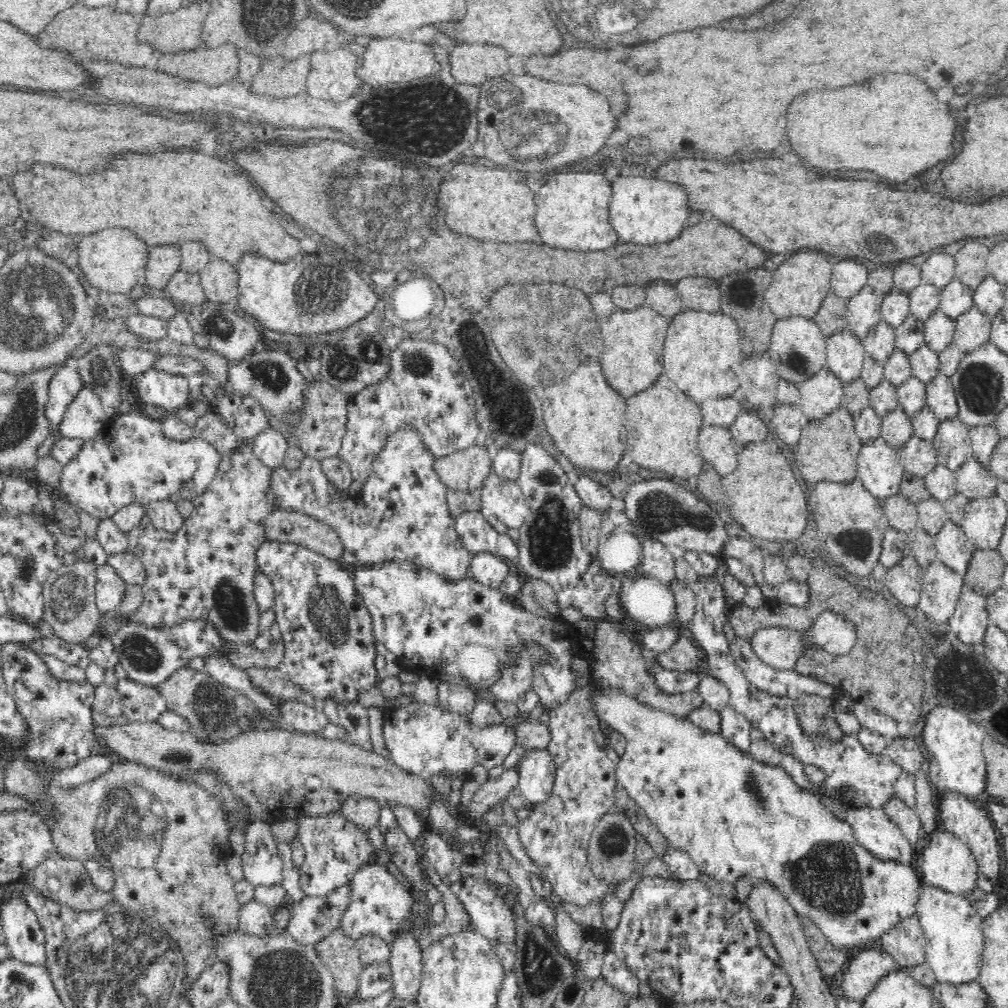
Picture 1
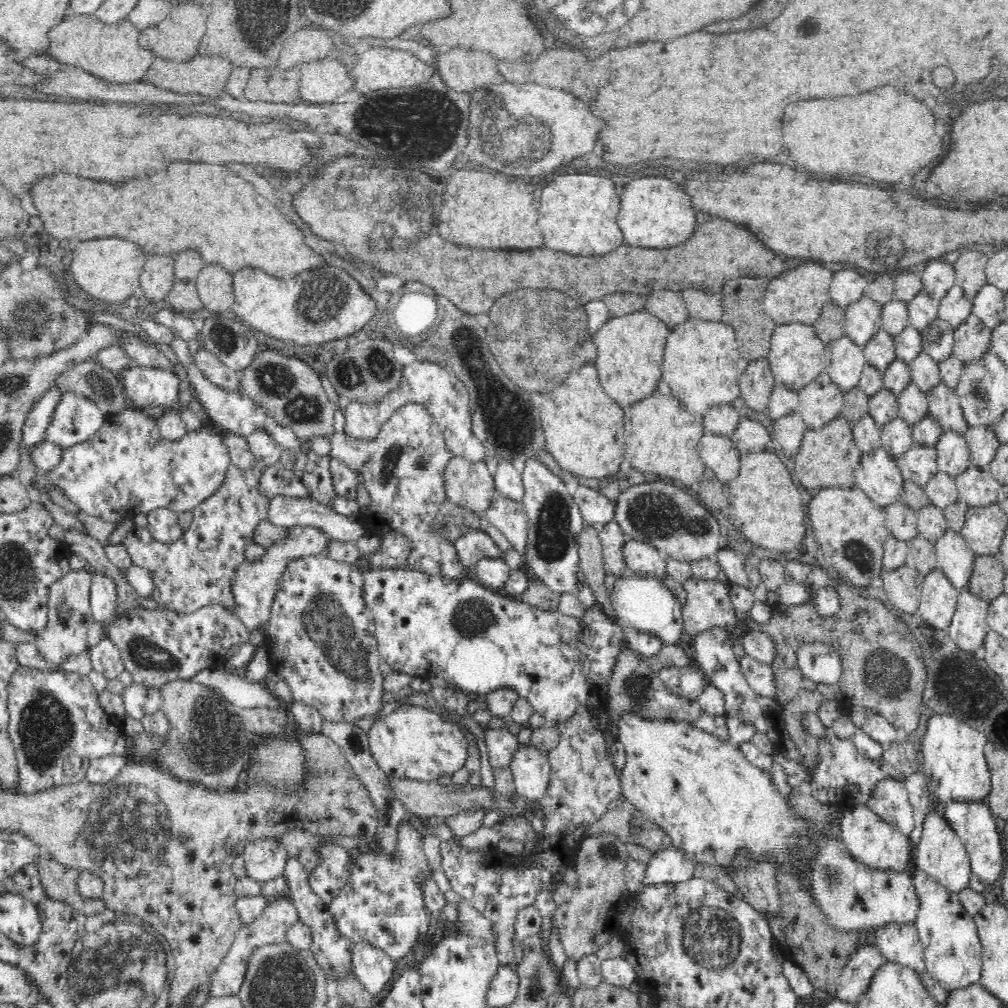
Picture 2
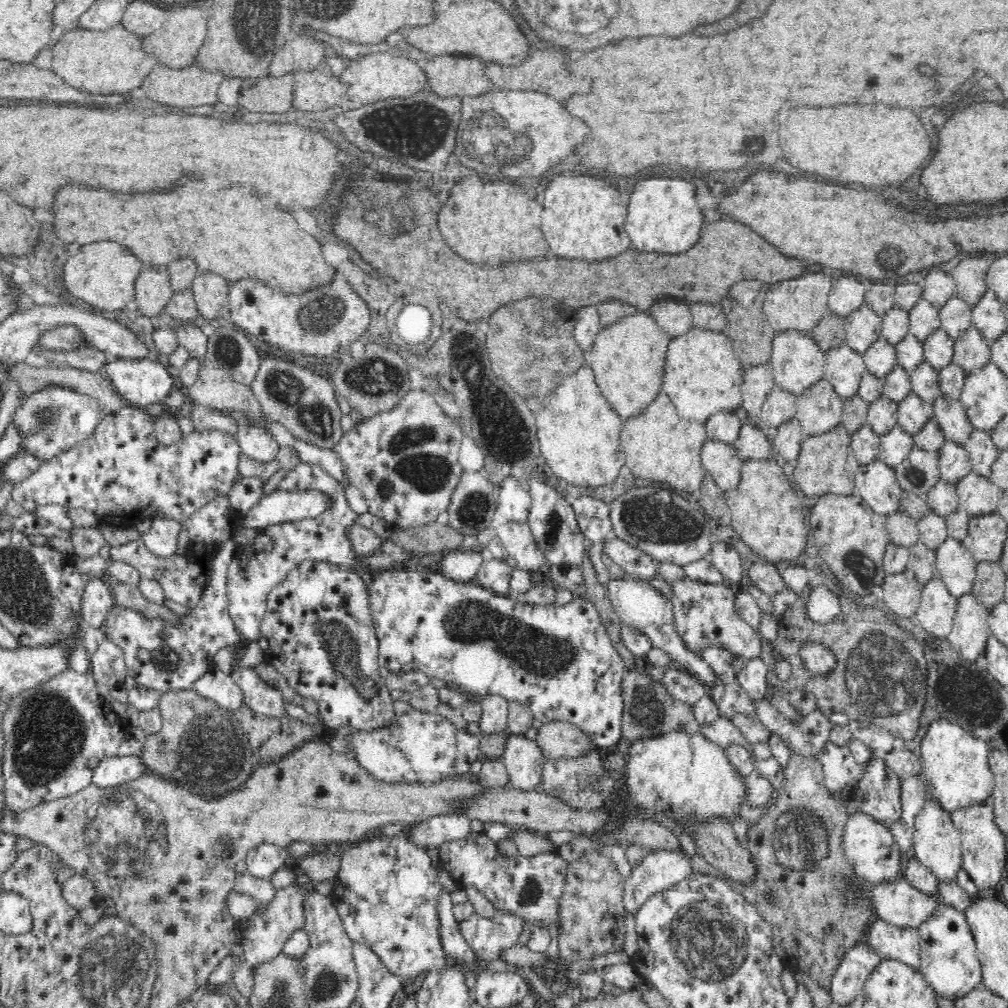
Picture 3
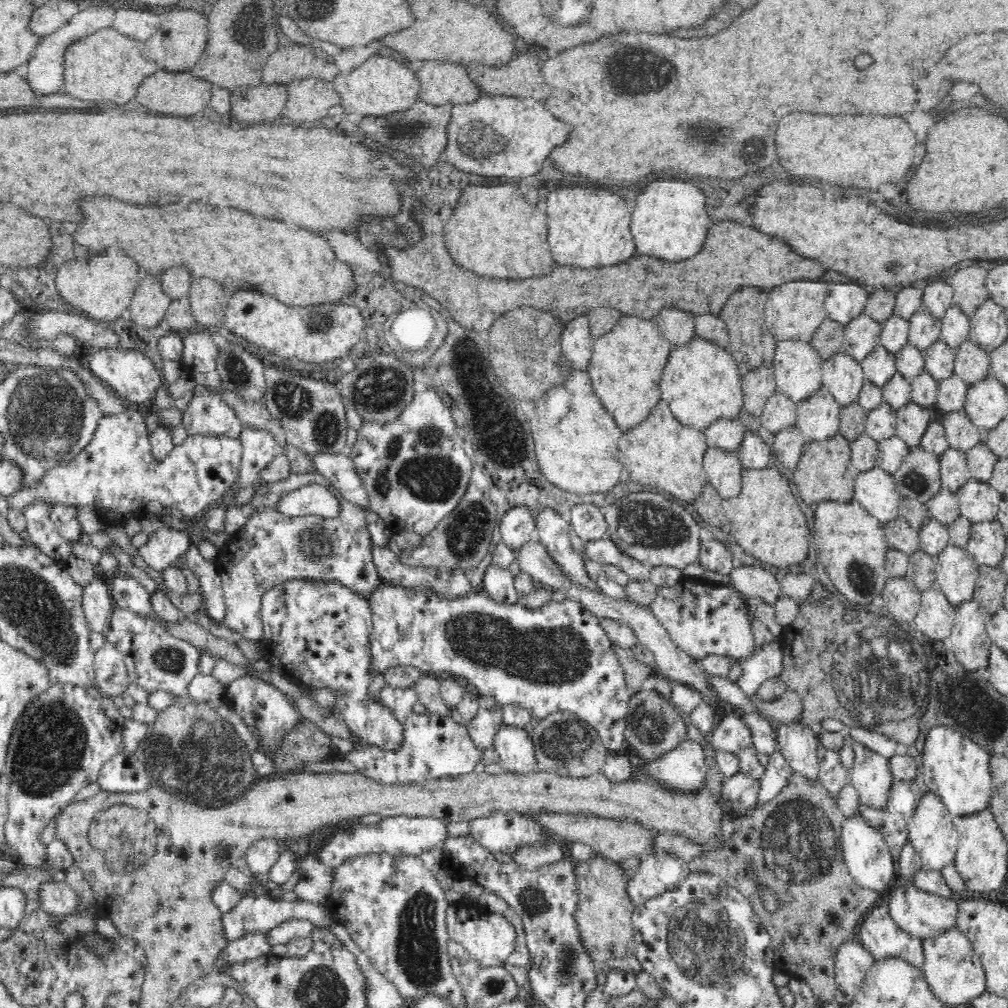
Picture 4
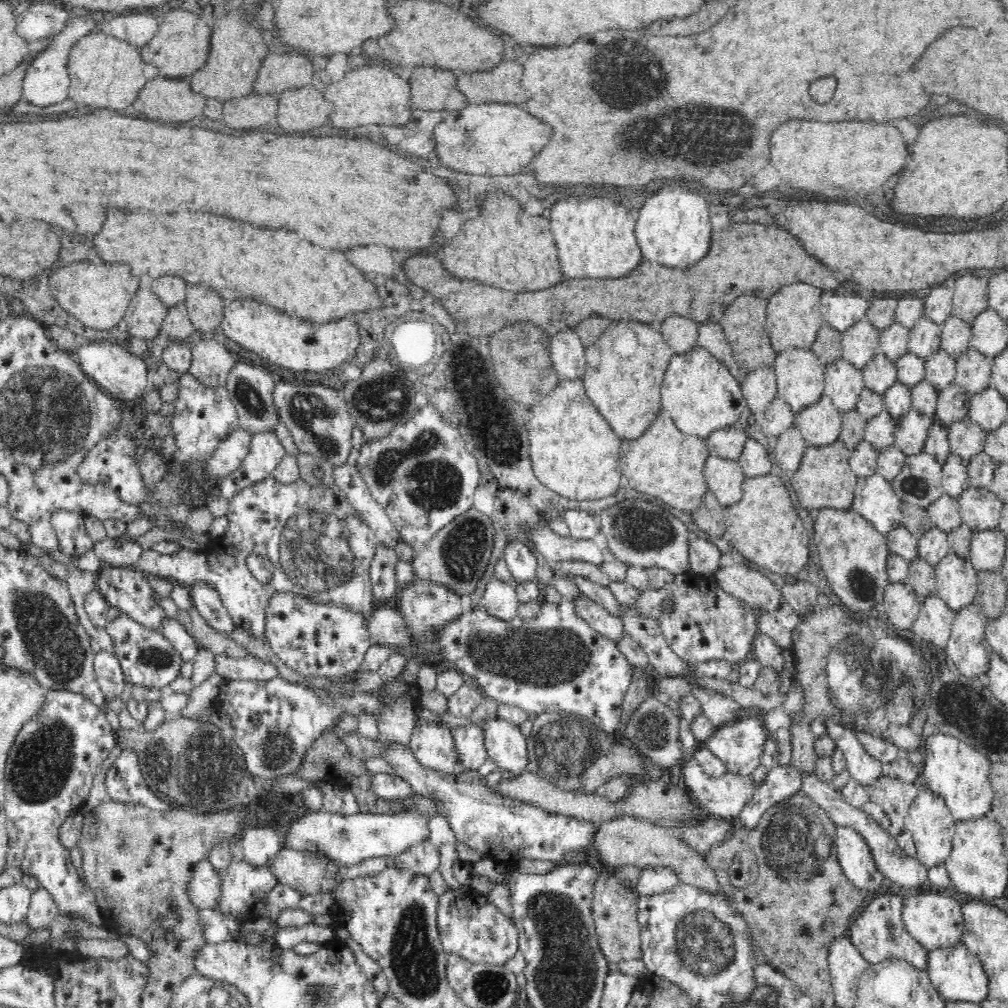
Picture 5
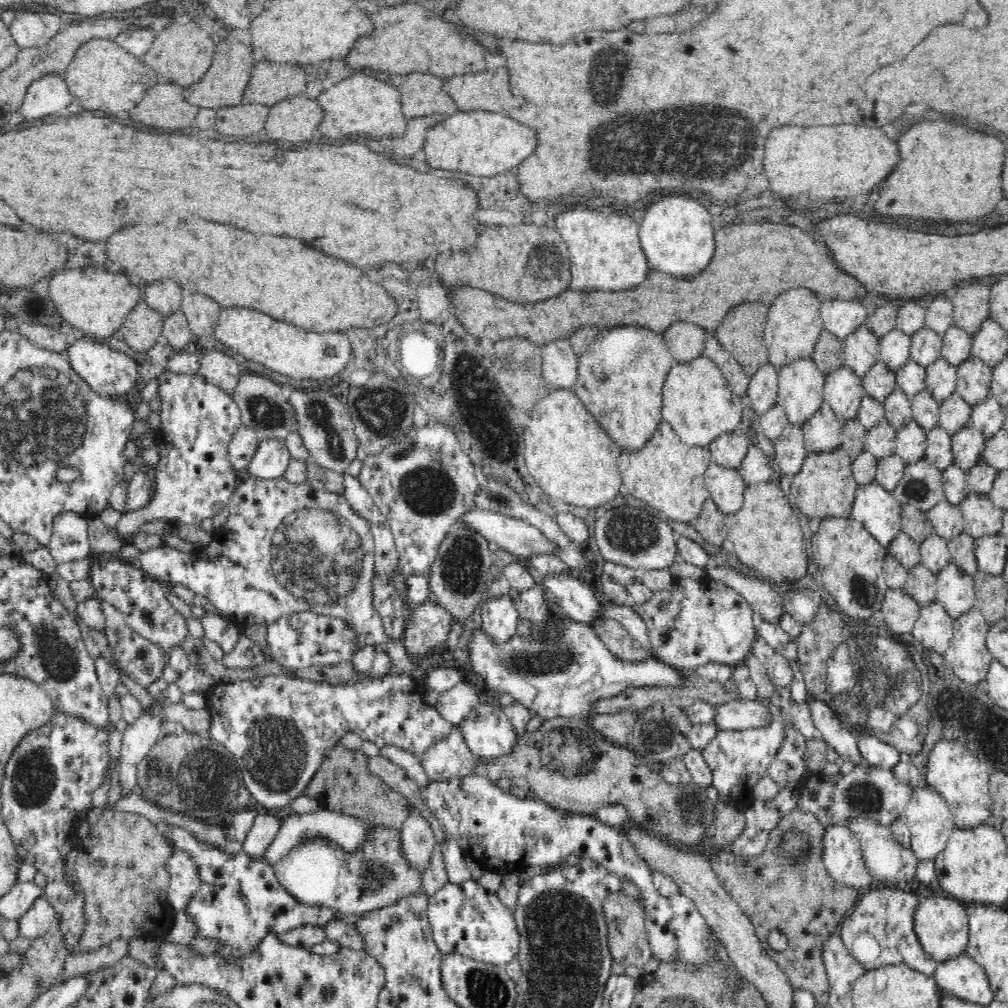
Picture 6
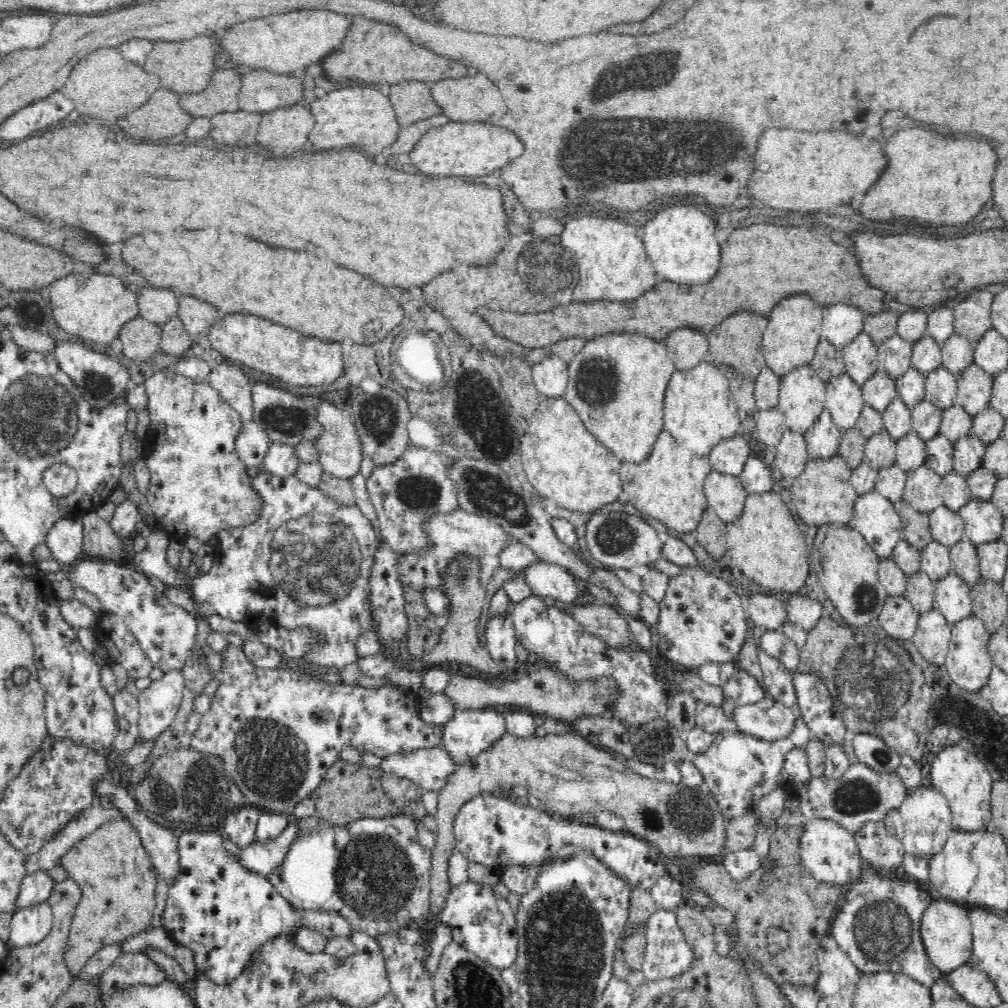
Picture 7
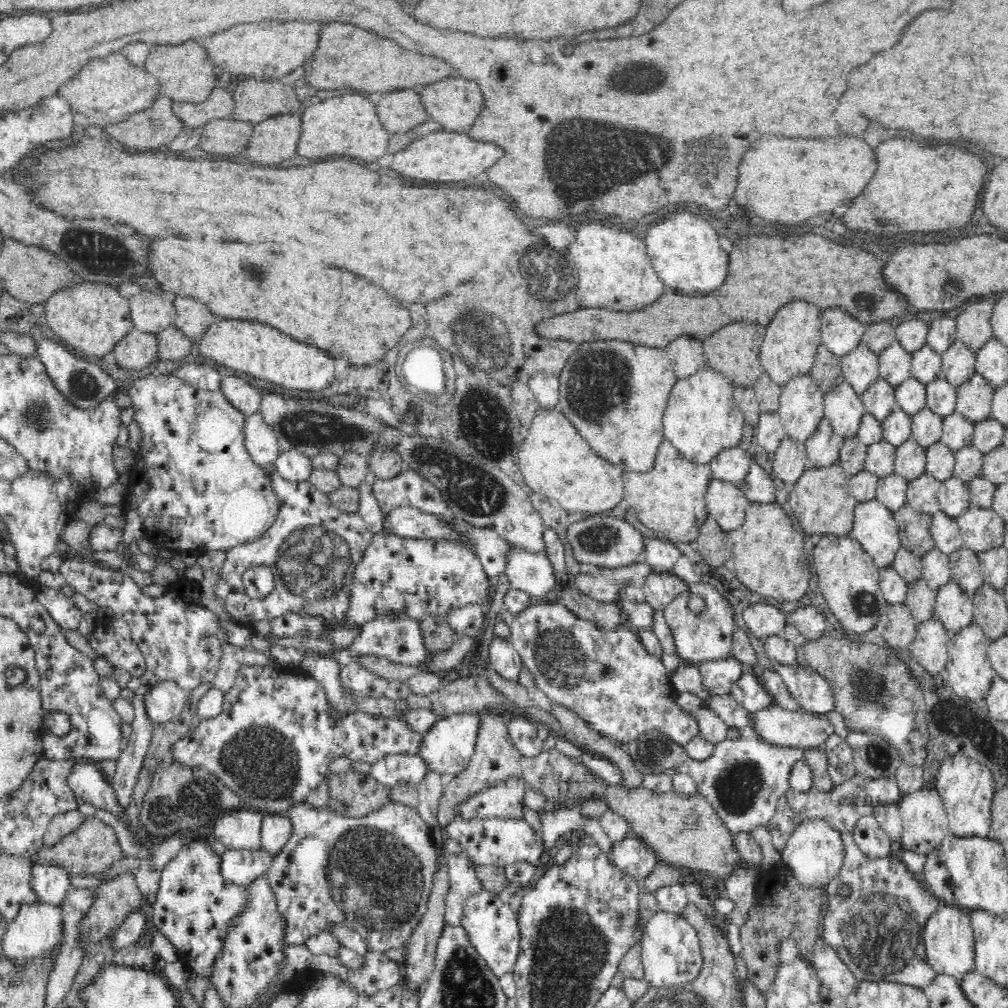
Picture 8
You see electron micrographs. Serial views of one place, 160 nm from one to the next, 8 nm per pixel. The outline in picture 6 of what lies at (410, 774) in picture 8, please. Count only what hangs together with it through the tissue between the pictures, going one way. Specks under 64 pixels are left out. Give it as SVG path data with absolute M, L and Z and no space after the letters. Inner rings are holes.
M452 726L448 736L428 748L420 758L425 774L437 781L471 775L483 764L483 758L472 753L466 743L462 726Z

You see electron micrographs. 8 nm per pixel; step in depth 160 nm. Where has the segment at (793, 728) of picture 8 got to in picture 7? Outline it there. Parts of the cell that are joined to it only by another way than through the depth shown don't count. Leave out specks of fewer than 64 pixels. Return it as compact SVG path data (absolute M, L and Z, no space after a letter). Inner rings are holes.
M766 697L756 704L738 705L732 712L732 728L764 740L786 736L794 726L796 709Z

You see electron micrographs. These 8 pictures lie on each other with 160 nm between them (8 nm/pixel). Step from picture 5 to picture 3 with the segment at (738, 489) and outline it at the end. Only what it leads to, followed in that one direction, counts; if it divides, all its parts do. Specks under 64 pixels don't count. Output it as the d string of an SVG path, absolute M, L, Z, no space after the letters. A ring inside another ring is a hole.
M707 439L702 446L701 464L724 491L734 490L739 483L743 462L733 444Z

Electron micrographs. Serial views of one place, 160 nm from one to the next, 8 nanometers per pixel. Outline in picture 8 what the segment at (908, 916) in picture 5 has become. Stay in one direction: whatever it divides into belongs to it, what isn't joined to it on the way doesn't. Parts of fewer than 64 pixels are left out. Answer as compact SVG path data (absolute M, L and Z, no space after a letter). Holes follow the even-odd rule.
M941 903L936 912L930 913L923 933L925 953L930 966L937 974L961 977L975 966L975 939L969 911Z

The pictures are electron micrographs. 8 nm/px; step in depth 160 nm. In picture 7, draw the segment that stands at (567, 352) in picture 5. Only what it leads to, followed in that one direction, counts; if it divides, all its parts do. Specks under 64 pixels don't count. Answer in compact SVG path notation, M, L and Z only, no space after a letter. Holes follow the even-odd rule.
M549 346L545 349L546 356L532 367L533 382L544 397L563 397L568 389L569 362Z

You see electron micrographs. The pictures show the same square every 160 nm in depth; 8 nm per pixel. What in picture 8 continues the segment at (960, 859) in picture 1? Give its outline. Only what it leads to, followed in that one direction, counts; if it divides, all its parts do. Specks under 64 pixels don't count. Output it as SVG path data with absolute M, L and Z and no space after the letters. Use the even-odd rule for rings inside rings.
M922 787L905 794L898 802L901 814L903 833L898 842L898 849L910 850L924 856L935 852L935 849L946 838L949 832L949 818L944 801L935 788Z

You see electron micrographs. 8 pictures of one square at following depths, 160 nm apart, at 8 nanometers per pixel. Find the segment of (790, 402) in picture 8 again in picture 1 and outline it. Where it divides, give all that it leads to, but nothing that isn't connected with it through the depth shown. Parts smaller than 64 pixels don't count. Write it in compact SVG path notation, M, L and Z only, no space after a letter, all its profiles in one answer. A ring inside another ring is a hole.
M791 316L775 323L771 331L768 354L782 379L802 384L827 364L826 339L812 318Z

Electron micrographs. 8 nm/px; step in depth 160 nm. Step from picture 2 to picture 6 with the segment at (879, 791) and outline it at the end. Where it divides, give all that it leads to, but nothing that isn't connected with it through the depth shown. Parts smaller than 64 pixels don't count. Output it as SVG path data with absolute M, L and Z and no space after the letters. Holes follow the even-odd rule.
M809 698L807 704L814 719L814 725L819 730L819 737L823 738L843 760L852 762L855 767L867 766L859 751L857 737L854 738L841 720L834 716L834 711L821 700Z

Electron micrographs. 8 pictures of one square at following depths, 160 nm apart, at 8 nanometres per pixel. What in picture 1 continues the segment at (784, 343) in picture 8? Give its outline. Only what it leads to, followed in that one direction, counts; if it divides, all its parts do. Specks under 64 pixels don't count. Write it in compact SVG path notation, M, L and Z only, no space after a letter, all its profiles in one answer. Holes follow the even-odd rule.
M796 252L792 258L784 260L782 266L774 274L774 282L768 288L768 294L764 294L772 312L778 318L786 318L786 316L813 318L826 298L832 271L832 264L826 260L826 256L822 256L818 252Z

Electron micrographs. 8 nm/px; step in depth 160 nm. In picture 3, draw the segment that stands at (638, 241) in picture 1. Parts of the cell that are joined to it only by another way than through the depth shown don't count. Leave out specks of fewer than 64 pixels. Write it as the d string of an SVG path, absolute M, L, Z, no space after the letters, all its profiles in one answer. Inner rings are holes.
M640 180L630 194L623 226L638 251L682 252L690 248L702 230L702 210L694 202L694 186L684 180Z

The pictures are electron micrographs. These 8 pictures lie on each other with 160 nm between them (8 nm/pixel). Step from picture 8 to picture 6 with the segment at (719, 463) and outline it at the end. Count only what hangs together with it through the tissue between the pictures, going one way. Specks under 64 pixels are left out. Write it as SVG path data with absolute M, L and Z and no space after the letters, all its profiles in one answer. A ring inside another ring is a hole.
M722 433L710 444L710 461L738 469L746 457L749 440L745 435Z

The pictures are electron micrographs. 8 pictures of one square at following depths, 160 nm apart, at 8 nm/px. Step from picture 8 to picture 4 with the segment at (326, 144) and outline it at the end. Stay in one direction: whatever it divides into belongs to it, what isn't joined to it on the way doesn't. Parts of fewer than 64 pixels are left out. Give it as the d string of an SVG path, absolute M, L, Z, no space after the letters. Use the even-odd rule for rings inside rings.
M370 55L358 68L337 74L333 89L341 98L346 113L361 116L382 116L390 112L409 109L420 96L420 77L407 62L398 62L386 56Z

